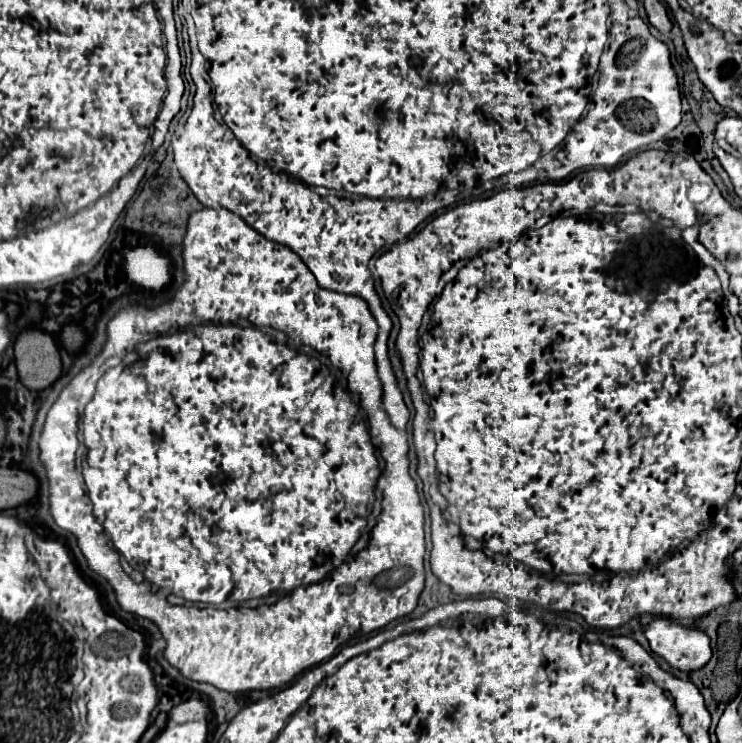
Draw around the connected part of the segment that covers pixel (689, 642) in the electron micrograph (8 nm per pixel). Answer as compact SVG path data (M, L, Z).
M654 619L646 629L652 653L666 659L666 663L680 671L702 669L710 657L710 639L698 629L684 629L670 619Z

